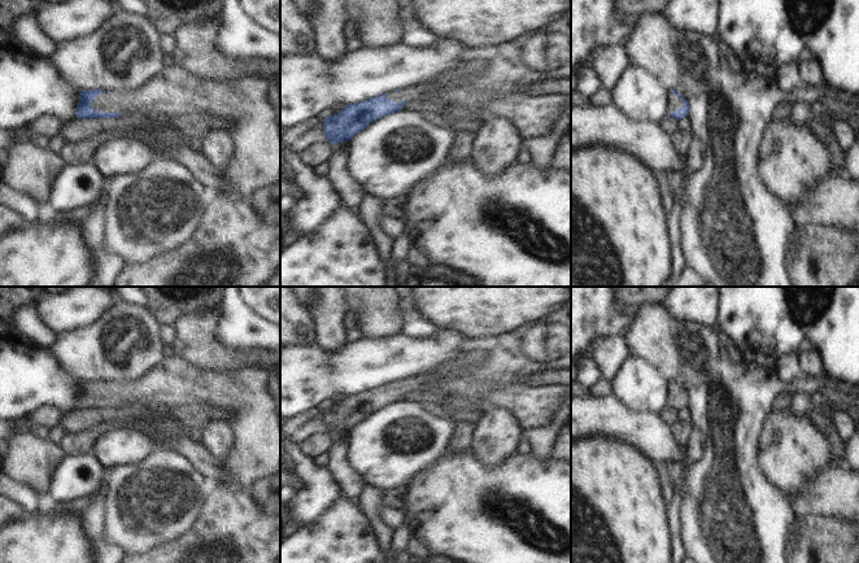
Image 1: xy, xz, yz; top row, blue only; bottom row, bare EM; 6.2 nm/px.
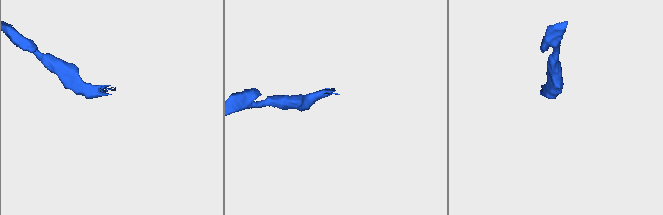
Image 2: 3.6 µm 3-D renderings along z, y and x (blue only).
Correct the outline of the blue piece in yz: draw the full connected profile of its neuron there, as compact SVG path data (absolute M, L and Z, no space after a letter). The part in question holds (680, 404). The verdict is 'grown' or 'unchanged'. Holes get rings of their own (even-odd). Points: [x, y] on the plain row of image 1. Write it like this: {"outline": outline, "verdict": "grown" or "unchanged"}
{"outline": "M670 381L667 390L667 406L676 409L677 411L688 406L689 394L685 388L677 384L677 381Z", "verdict": "grown"}

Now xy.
{"outline": "M179 357L163 358L158 366L138 379L125 379L117 383L91 380L82 381L78 387L79 394L75 402L83 409L115 409L122 403L138 403L153 407L173 407L179 403L218 403L234 413L231 425L234 427L234 445L230 453L219 461L222 467L231 475L232 483L215 481L212 484L227 484L234 489L248 489L258 477L274 477L280 472L280 427L276 420L276 401L266 390L269 372L257 366L247 366L243 370L230 372L208 372L200 370Z", "verdict": "grown"}

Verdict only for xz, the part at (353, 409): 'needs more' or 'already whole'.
needs more

